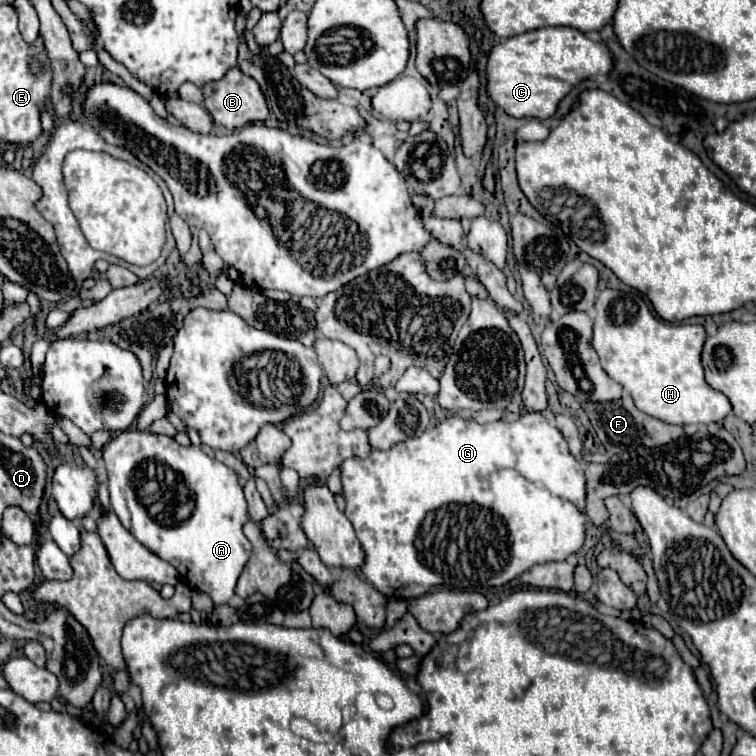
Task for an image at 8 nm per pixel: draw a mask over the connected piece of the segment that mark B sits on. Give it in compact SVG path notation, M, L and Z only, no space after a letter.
M238 67L230 69L220 81L206 83L202 87L204 91L204 107L214 119L214 123L226 127L226 129L240 129L246 123L252 121L264 121L268 117L266 99L262 97L262 91L258 89L258 83L252 77L246 77Z

